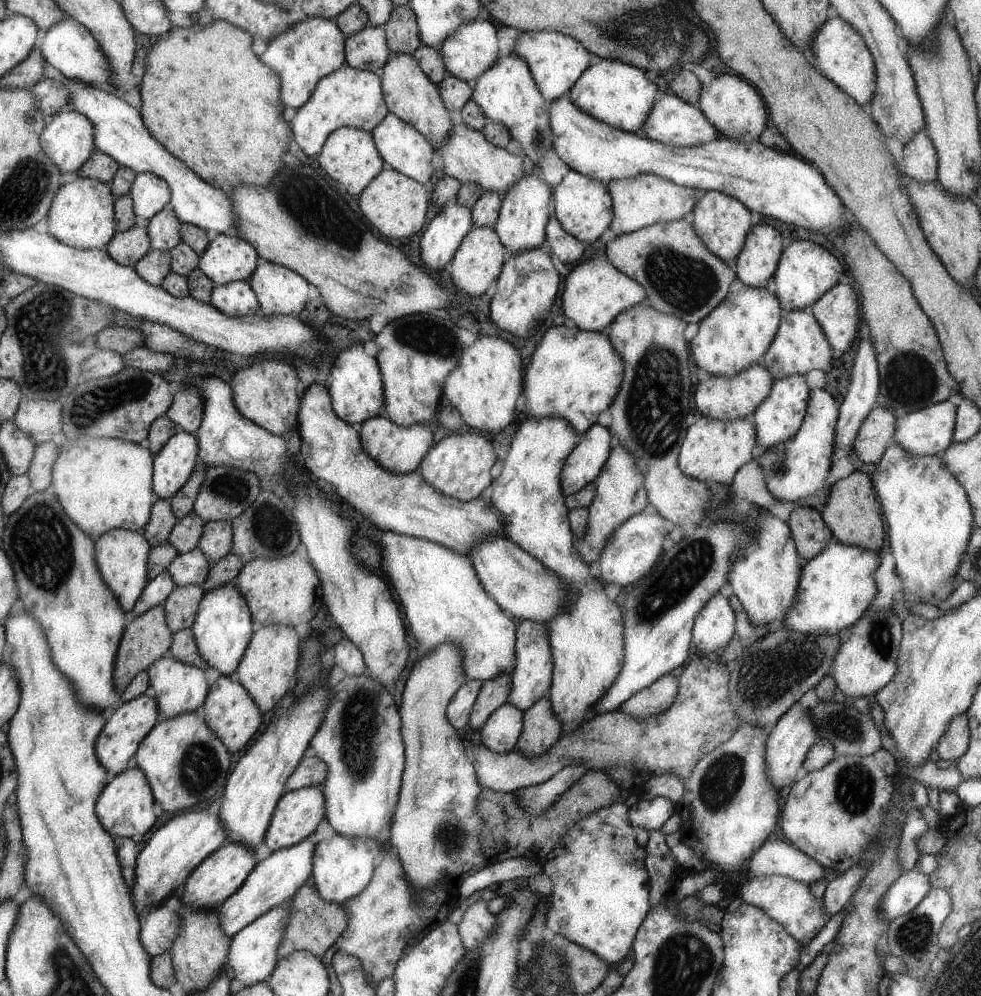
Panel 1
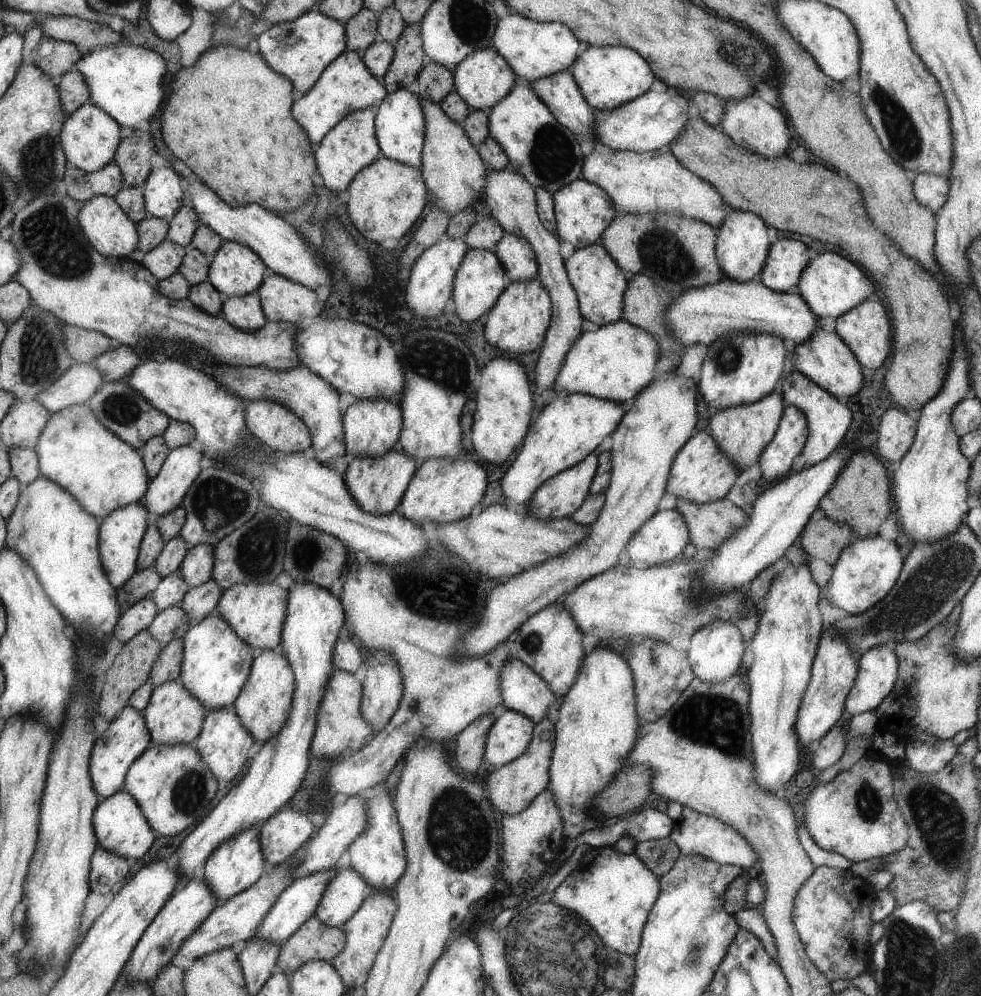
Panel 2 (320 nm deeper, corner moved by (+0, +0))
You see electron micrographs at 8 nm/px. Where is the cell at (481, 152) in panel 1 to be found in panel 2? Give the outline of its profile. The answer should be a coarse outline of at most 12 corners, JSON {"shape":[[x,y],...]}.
{"shape":[[489,170],[483,202],[531,243],[554,317],[534,372],[536,404],[583,333],[559,237],[539,217],[536,188]]}

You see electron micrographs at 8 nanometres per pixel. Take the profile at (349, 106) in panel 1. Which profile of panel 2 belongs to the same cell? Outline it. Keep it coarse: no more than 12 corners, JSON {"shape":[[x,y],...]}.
{"shape":[[347,51],[324,69],[293,114],[312,142],[388,90]]}

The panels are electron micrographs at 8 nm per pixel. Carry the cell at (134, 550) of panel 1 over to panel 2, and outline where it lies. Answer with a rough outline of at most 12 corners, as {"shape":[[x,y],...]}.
{"shape":[[142,503],[99,523],[99,554],[115,588],[138,572],[148,528]]}

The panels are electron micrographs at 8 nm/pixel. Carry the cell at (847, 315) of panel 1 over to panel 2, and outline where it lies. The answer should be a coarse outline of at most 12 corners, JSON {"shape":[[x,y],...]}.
{"shape":[[868,298],[838,319],[836,333],[864,368],[891,356],[889,311]]}

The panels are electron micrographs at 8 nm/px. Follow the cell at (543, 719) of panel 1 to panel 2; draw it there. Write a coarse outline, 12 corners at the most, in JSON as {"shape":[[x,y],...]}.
{"shape":[[554,724],[486,780],[501,816],[522,813],[550,784]]}

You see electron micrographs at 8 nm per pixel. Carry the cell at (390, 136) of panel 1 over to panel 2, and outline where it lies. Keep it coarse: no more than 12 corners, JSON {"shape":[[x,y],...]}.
{"shape":[[414,88],[376,107],[384,156],[420,168],[427,117]]}

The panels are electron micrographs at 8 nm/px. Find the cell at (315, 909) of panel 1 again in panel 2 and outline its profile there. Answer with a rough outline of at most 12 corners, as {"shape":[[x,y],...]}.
{"shape":[[314,916],[282,944],[291,977],[307,962],[330,963],[346,946],[342,928]]}

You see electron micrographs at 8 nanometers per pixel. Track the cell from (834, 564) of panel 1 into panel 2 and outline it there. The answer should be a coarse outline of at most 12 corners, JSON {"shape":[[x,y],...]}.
{"shape":[[858,537],[840,553],[832,606],[859,615],[894,588],[897,542]]}

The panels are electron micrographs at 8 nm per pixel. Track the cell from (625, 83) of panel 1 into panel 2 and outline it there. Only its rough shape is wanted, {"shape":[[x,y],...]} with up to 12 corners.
{"shape":[[589,45],[571,73],[596,110],[650,90],[648,62],[624,46]]}

